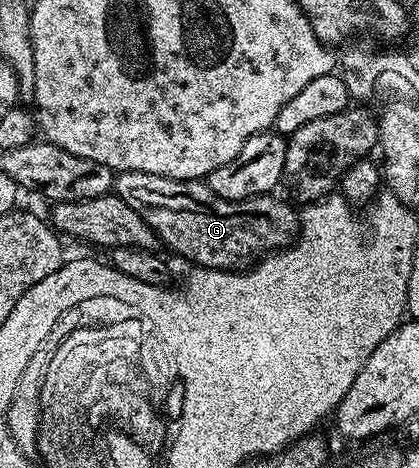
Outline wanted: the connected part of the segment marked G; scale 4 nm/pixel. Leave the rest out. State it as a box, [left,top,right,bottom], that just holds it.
[113,171,300,271]

